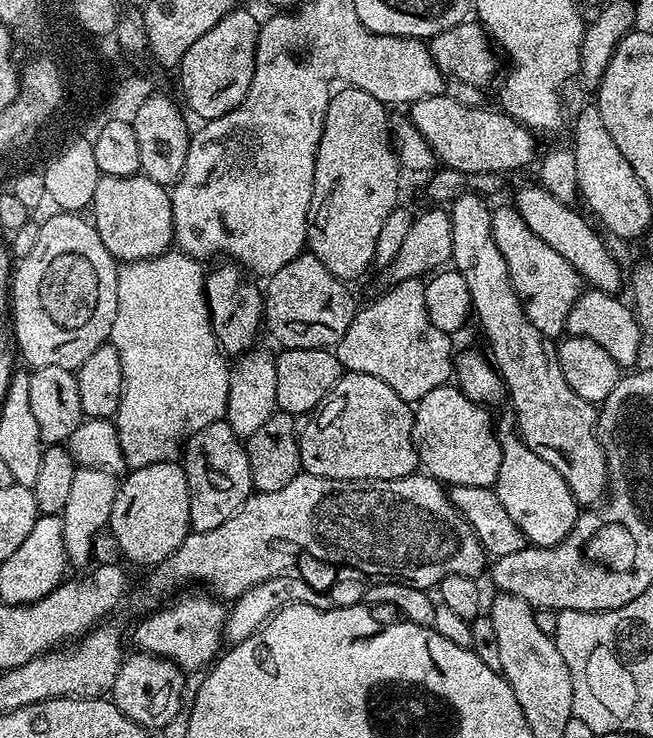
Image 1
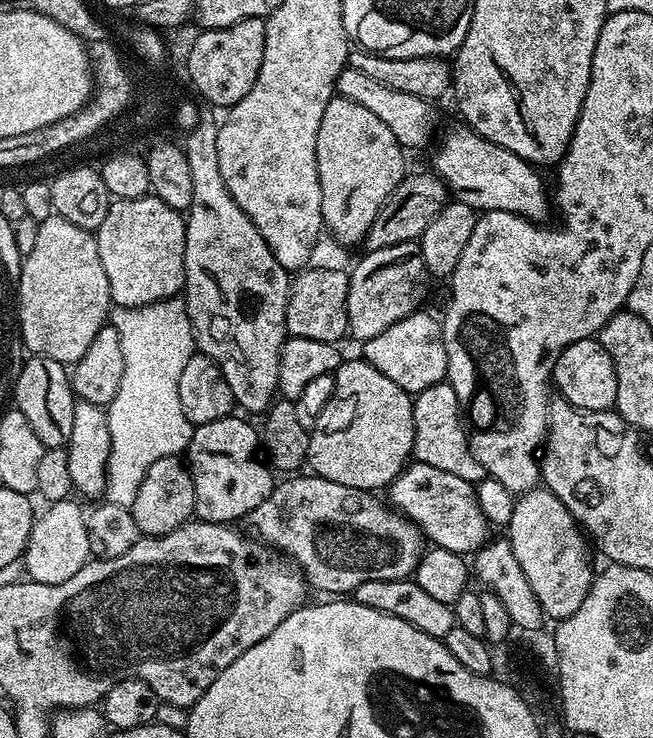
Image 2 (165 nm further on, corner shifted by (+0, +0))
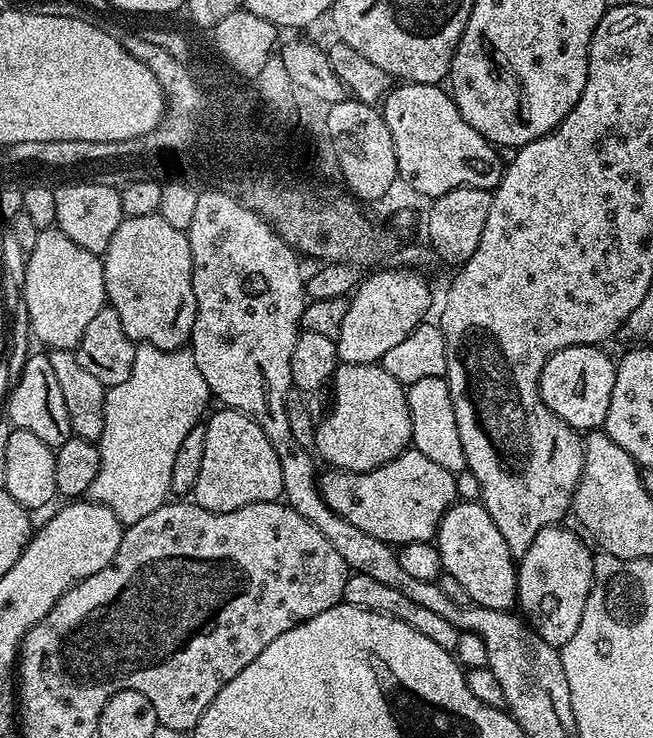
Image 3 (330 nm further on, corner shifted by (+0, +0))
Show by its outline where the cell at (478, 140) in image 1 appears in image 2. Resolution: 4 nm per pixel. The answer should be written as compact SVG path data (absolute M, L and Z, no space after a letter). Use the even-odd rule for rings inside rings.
M345 66L336 79L335 95L350 98L350 102L358 102L358 106L366 106L366 110L371 110L381 122L386 122L390 134L398 138L401 148L405 150L424 148L428 143L431 145L437 135L433 101L414 98L414 94L402 94L402 90L390 90L390 86L382 86L382 82L369 78L363 70Z

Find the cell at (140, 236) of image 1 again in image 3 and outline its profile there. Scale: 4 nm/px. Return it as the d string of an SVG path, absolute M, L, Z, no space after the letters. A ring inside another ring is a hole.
M159 214L134 218L125 216L118 230L110 238L110 246L102 254L104 262L104 295L107 303L118 310L122 330L134 342L149 344L158 350L175 352L183 349L192 339L196 317L196 299L192 285L192 255L187 231L170 226Z

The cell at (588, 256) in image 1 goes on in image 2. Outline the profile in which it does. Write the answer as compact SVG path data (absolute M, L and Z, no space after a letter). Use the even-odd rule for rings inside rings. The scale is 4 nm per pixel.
M467 126L459 127L452 128L444 137L439 137L440 145L438 140L435 145L436 153L432 156L431 167L443 180L447 191L459 203L480 212L506 210L524 216L527 220L547 221L548 192L536 173L539 171L501 144L482 138Z

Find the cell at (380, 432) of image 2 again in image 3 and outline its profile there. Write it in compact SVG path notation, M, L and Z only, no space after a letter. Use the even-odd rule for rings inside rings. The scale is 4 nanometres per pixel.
M339 363L331 388L332 413L316 425L315 451L323 463L342 472L369 472L408 451L412 442L408 394L383 366Z

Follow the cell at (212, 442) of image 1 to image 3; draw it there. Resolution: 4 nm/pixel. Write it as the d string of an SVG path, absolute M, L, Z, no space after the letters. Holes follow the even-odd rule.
M226 407L219 411L209 415L204 424L206 450L194 489L195 503L211 512L233 512L242 506L279 501L284 494L282 466L278 466L278 454L274 454L270 438L244 412Z

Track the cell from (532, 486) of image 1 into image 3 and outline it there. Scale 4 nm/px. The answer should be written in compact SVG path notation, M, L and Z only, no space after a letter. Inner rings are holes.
M552 525L540 530L527 548L526 554L519 557L516 577L517 603L525 621L544 642L561 648L578 630L578 624L582 620L582 613L586 606L586 598L589 597L592 589L594 560L593 552L590 552L583 540L561 525Z

